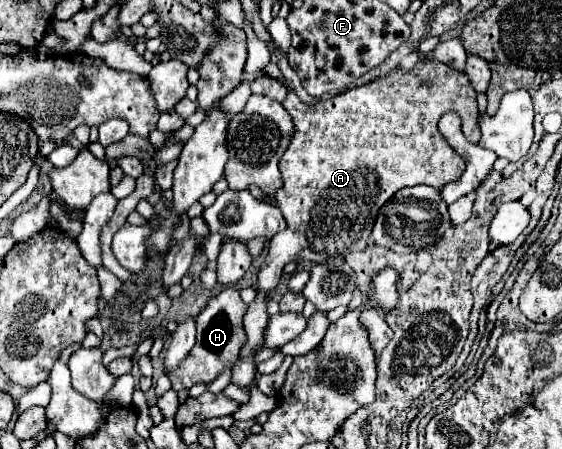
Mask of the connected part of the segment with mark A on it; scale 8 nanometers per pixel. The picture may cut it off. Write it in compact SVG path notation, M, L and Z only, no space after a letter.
M421 60L415 68L403 70L397 68L387 74L387 78L379 78L375 82L363 84L359 88L351 88L331 100L323 100L317 106L307 108L293 90L289 90L285 102L285 110L291 114L295 132L291 144L287 146L279 170L283 174L283 186L273 194L275 206L281 210L287 230L275 234L271 238L271 248L265 258L265 264L259 270L257 278L257 296L249 304L245 314L245 334L247 342L239 352L239 358L247 358L247 354L255 354L259 350L259 342L263 342L263 330L267 330L269 314L267 302L271 292L277 288L283 268L291 260L301 262L327 262L333 258L343 258L351 252L365 250L369 242L371 228L375 224L379 208L401 188L427 184L433 188L443 188L447 182L457 180L463 170L463 158L449 146L447 138L439 132L439 118L447 112L457 112L462 118L462 132L466 138L477 144L480 130L477 124L477 94L469 84L465 72L453 72L445 64L435 60Z

